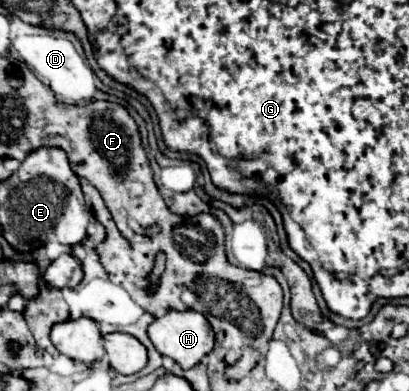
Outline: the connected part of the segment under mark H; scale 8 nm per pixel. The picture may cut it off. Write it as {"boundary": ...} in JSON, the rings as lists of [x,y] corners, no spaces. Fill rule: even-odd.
{"boundary":[[[170,309],[164,317],[158,317],[158,319],[154,319],[150,323],[148,335],[150,335],[154,347],[158,349],[158,353],[162,353],[164,357],[174,359],[184,369],[190,369],[196,363],[200,363],[200,359],[204,355],[208,355],[212,351],[212,347],[214,347],[212,325],[206,321],[206,317],[202,313],[198,313],[194,309],[184,309],[184,311]]]}

